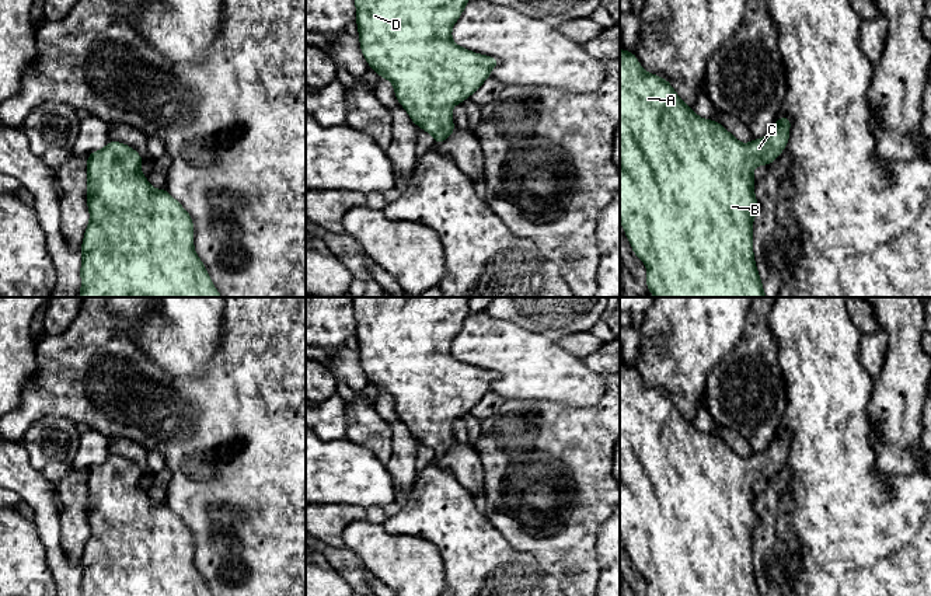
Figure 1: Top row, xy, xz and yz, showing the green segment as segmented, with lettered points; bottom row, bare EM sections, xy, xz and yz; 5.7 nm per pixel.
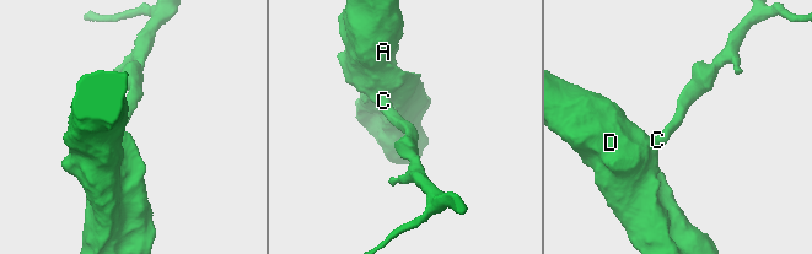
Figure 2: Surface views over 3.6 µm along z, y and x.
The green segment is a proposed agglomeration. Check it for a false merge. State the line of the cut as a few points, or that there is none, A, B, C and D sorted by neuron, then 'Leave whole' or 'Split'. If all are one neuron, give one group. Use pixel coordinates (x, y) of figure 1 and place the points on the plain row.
No split. Groups: A B C D. Leave whole

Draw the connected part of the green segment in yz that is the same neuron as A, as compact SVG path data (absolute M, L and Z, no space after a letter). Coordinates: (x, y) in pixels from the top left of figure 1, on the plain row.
M620 363L620 536L632 567L648 583L646 596L761 596L753 568L753 531L760 523L754 510L753 482L774 477L787 463L791 438L791 432L780 431L767 450L742 459L718 435L700 432L666 393L646 387L634 366Z

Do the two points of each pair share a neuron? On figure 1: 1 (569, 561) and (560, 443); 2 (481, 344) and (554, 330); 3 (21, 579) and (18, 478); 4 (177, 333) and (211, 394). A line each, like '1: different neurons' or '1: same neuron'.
1: same neuron
2: different neurons
3: different neurons
4: different neurons

